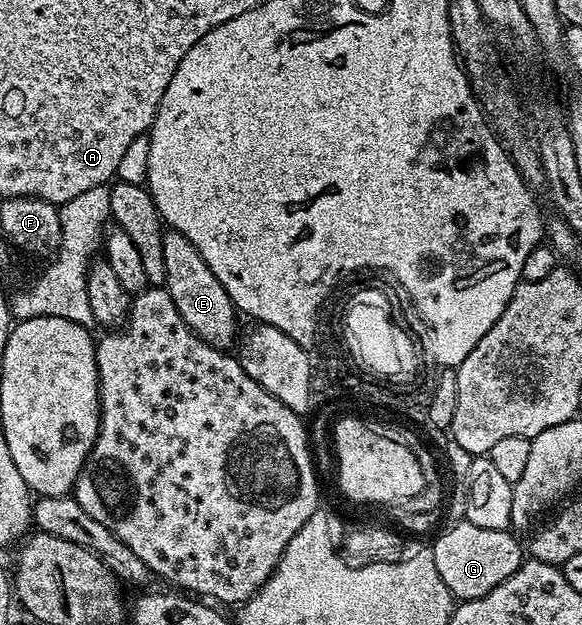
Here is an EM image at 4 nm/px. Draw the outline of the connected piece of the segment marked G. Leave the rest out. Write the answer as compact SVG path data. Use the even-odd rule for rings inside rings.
M466 520L456 522L446 527L448 530L430 547L433 552L433 564L437 564L437 572L441 572L441 580L445 580L445 588L449 588L452 596L459 600L480 598L497 584L509 580L513 572L525 561L525 550L519 547L519 542L511 530L494 530L493 528L477 528L477 524L469 524Z

